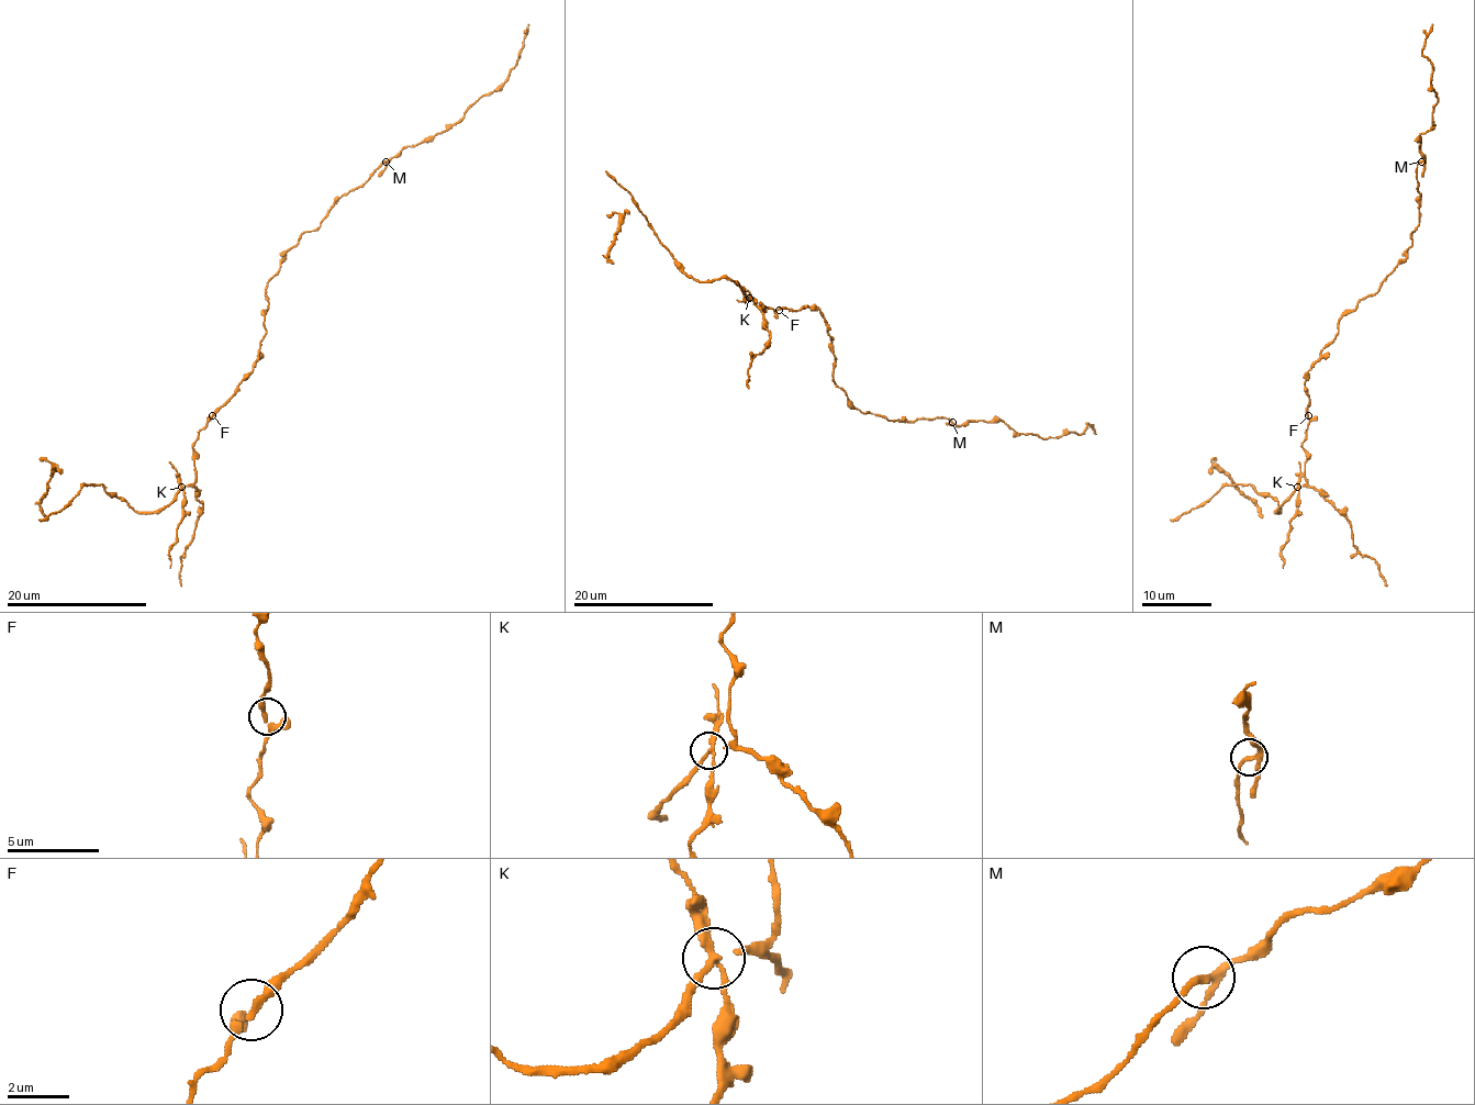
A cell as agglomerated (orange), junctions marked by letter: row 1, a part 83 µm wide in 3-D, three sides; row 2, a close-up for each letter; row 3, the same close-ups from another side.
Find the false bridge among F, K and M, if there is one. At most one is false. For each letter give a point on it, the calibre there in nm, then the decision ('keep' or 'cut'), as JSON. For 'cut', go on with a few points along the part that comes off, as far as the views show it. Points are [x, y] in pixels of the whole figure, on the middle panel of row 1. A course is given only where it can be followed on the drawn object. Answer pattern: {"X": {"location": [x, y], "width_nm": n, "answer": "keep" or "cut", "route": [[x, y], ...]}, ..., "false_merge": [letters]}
{"F": {"location": [779, 310], "width_nm": 200, "answer": "keep"}, "K": {"location": [749, 298], "width_nm": 200, "answer": "cut", "route": [[749, 298], [747, 290], [737, 283]]}, "M": {"location": [952, 422], "width_nm": 200, "answer": "keep"}, "false_merge": ["K"]}

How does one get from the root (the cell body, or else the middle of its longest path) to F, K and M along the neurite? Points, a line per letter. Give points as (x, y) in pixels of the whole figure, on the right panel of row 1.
F: (1339, 326), (1337, 336), (1308, 371), (1305, 382), (1308, 415)
K: (1339, 326), (1337, 336), (1321, 353), (1305, 382), (1308, 424), (1302, 445), (1307, 456), (1307, 482), (1296, 488)
M: (1339, 326), (1339, 321), (1372, 297), (1405, 257), (1412, 231), (1419, 224), (1421, 162)

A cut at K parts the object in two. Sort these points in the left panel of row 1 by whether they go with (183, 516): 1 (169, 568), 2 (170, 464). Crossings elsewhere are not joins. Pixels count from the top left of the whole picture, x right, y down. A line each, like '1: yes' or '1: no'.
1: yes
2: yes

